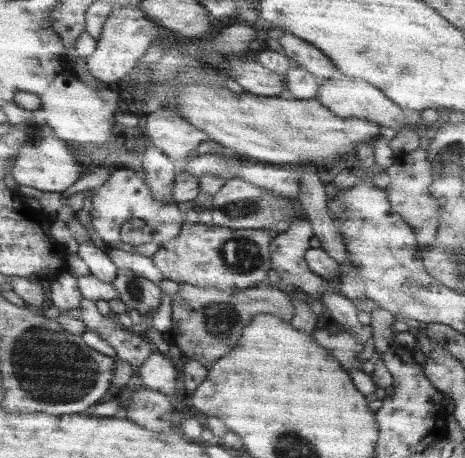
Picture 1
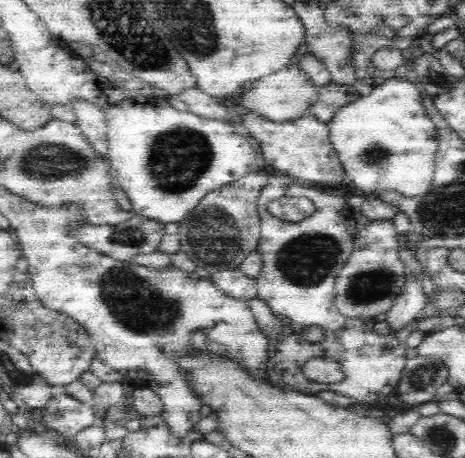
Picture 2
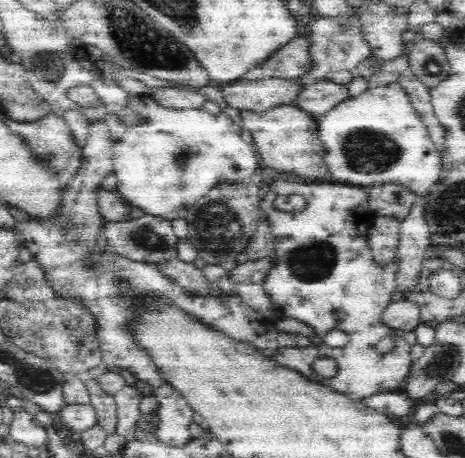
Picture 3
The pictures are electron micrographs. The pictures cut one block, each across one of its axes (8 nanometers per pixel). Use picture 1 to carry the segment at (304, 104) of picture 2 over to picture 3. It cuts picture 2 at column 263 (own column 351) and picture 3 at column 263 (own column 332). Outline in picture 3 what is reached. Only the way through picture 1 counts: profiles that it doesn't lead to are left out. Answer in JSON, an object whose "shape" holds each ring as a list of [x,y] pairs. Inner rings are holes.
{"shape":[[[266,78],[266,80],[240,80],[220,86],[220,94],[226,104],[240,112],[264,112],[272,106],[294,106],[296,96],[304,86],[288,80]]]}

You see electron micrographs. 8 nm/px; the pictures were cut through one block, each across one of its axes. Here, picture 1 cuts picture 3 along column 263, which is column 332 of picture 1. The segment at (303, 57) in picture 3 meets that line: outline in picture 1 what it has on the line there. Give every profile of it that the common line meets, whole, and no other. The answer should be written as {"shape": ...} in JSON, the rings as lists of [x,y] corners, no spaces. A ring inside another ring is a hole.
{"shape":[[[285,32],[285,36],[281,36],[279,42],[285,56],[295,60],[299,68],[311,72],[313,76],[321,80],[331,80],[331,76],[337,72],[337,66],[325,54],[321,54],[321,50],[311,46],[307,40]]]}

